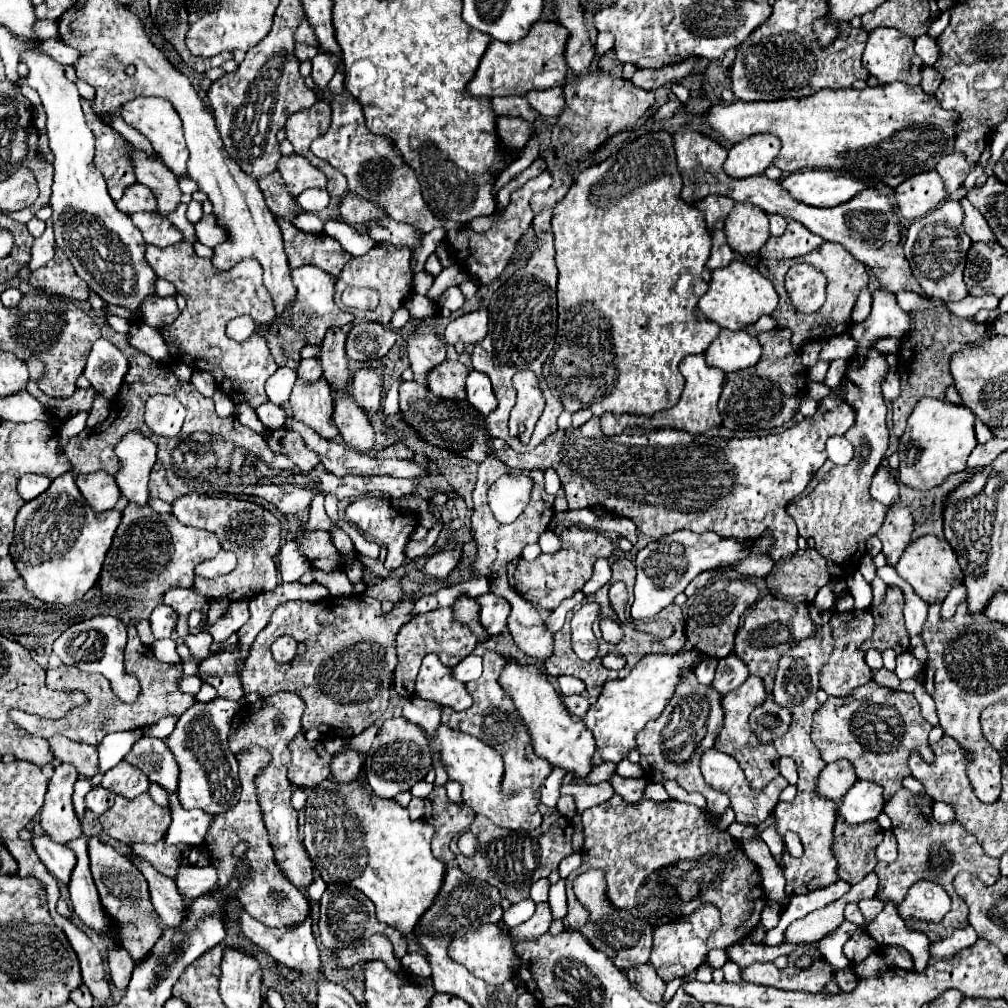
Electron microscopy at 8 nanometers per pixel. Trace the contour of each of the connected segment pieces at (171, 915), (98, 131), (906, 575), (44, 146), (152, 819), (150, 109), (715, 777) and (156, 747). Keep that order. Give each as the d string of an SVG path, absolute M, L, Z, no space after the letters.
M130 853L128 859L146 877L148 889L150 889L150 901L152 901L156 913L160 915L162 925L178 923L178 919L182 919L182 907L186 907L186 905L184 905L182 897L176 891L176 883L170 877L166 877L166 875L162 875L158 871L150 871L148 873L148 865L150 863L146 859L142 859L142 857L134 855L134 853Z
M82 99L82 109L88 121L88 127L92 129L96 137L96 169L104 175L108 183L108 193L114 201L118 201L124 193L126 185L136 183L134 171L130 171L130 143L112 127L108 127L100 117L94 115L90 103Z
M926 535L912 541L900 557L896 571L904 581L912 585L916 595L922 597L926 603L942 603L948 591L962 583L962 569L952 547L946 543L946 539L938 539L934 535Z
M34 127L30 129L30 139L28 139L28 145L30 145L30 151L28 151L28 159L24 159L18 167L28 167L36 181L42 183L42 191L38 195L38 199L22 209L22 211L13 212L12 217L16 221L22 221L22 223L28 223L34 213L42 207L42 205L48 205L48 197L50 197L50 187L52 187L52 175L54 175L54 167L52 167L52 155L48 151L48 139L46 139L46 133L44 131L36 131Z
M142 793L136 799L126 799L122 795L116 795L114 807L110 807L106 813L100 815L100 823L102 823L102 829L106 835L110 835L126 845L156 843L164 837L164 833L170 825L170 811L166 807L156 805L148 793Z
M136 97L128 103L122 105L122 119L138 129L154 147L154 151L162 157L164 165L176 175L178 181L188 177L186 171L186 161L188 161L188 149L184 143L184 133L182 133L182 121L178 117L178 113L174 111L174 107L170 105L170 101L164 101L160 97Z
M708 749L704 755L702 755L702 763L700 763L700 769L702 769L702 775L706 779L706 783L716 789L716 791L722 791L728 795L730 799L730 805L736 813L736 823L752 823L752 825L760 825L764 823L768 817L770 817L770 811L774 809L774 805L778 803L778 797L780 793L784 791L784 787L788 785L788 781L778 775L776 779L772 779L762 791L752 791L746 783L746 777L738 765L738 761L726 753L720 753L716 749Z
M142 737L134 743L126 761L148 775L150 781L160 783L166 791L178 787L178 765L162 739Z

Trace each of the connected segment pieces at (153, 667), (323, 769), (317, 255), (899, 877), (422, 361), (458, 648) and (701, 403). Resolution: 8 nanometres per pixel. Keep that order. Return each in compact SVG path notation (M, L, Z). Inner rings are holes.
M128 625L128 645L124 649L124 665L126 671L136 675L140 681L140 697L136 699L136 703L126 705L122 701L118 701L110 689L110 681L100 675L100 673L86 673L80 671L78 667L70 667L70 665L60 665L56 669L48 667L48 675L46 681L50 683L50 687L54 689L68 689L68 691L82 691L88 697L88 705L86 707L78 707L72 709L66 717L62 719L42 719L36 715L28 715L24 711L10 711L10 719L14 723L18 723L18 727L26 729L30 735L38 735L44 739L50 739L52 735L60 733L66 735L74 741L80 743L88 743L88 745L100 745L100 741L114 731L136 731L136 729L146 729L154 723L158 723L162 717L180 717L188 707L192 707L196 703L196 695L192 693L182 693L180 691L180 679L184 675L182 671L182 663L164 663L160 659L154 657L152 647L144 645L138 637L138 631L134 625Z
M298 735L290 743L290 751L292 751L292 761L290 761L290 767L288 767L288 779L294 785L314 787L330 775L330 755L324 751L322 741L306 741L304 735Z
M278 219L278 225L284 235L284 249L292 269L316 265L332 277L338 277L342 267L350 261L350 255L342 251L340 243L326 233L304 233L284 219Z
M900 789L898 793L894 793L894 797L886 803L884 813L892 819L892 829L898 839L898 859L892 863L894 867L886 865L886 863L876 865L876 873L880 877L880 887L884 889L880 899L882 901L892 899L898 905L904 899L910 885L914 885L918 879L932 879L934 883L942 885L952 899L950 913L940 923L906 921L908 931L926 933L930 943L942 941L948 935L952 935L956 929L966 927L966 923L968 923L968 907L954 891L954 877L960 871L976 871L978 879L982 879L986 885L992 885L1002 877L1000 875L1000 859L986 855L986 851L982 851L980 843L970 833L962 831L962 825L958 821L948 823L948 825L936 823L932 817L932 805L910 795L908 789Z
M432 317L424 319L422 327L408 337L408 357L414 381L428 387L428 373L446 357L446 345L436 337Z
M450 607L415 615L398 631L398 637L396 637L398 665L394 669L394 681L392 681L396 695L402 697L402 699L410 699L414 695L414 679L418 675L418 667L420 667L424 655L434 653L434 655L440 657L440 661L444 665L452 667L454 663L458 663L458 659L470 655L474 651L476 643L478 641L474 639L474 635L470 635L470 631L466 631L466 627L462 627L458 621L452 619Z
M704 353L700 355L688 355L682 363L680 363L680 373L686 379L682 397L678 401L676 407L672 407L670 411L662 411L658 415L652 417L634 417L634 415L602 415L602 431L612 437L612 435L620 435L626 429L662 429L662 427L672 427L672 429L684 429L690 433L698 433L698 435L718 435L720 429L720 413L718 413L718 399L722 393L722 383L724 383L724 371L716 369L716 367L708 367L706 365L706 357Z

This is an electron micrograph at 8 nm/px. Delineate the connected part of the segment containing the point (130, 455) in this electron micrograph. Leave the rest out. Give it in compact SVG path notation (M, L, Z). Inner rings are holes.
M130 433L116 445L116 457L120 459L120 471L116 475L120 495L128 503L146 505L150 469L156 461L156 445L144 435Z

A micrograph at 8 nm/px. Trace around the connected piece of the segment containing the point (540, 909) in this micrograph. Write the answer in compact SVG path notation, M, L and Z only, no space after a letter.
M544 901L544 903L536 905L536 913L526 923L522 923L518 927L512 927L510 935L512 937L520 937L520 939L536 939L536 937L540 937L542 933L548 931L550 923L552 923L550 903Z

